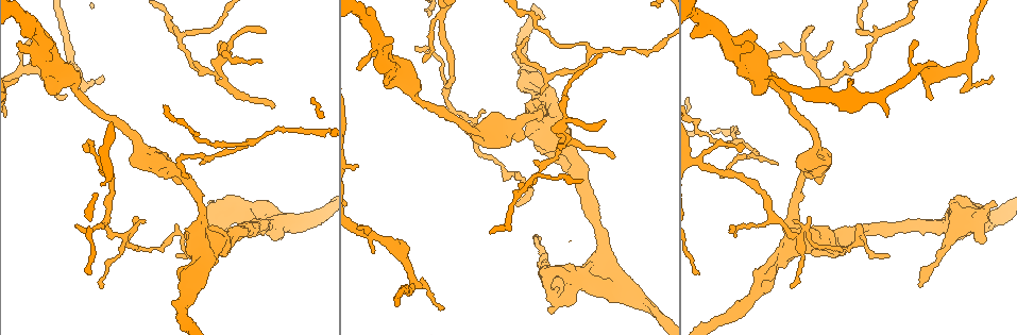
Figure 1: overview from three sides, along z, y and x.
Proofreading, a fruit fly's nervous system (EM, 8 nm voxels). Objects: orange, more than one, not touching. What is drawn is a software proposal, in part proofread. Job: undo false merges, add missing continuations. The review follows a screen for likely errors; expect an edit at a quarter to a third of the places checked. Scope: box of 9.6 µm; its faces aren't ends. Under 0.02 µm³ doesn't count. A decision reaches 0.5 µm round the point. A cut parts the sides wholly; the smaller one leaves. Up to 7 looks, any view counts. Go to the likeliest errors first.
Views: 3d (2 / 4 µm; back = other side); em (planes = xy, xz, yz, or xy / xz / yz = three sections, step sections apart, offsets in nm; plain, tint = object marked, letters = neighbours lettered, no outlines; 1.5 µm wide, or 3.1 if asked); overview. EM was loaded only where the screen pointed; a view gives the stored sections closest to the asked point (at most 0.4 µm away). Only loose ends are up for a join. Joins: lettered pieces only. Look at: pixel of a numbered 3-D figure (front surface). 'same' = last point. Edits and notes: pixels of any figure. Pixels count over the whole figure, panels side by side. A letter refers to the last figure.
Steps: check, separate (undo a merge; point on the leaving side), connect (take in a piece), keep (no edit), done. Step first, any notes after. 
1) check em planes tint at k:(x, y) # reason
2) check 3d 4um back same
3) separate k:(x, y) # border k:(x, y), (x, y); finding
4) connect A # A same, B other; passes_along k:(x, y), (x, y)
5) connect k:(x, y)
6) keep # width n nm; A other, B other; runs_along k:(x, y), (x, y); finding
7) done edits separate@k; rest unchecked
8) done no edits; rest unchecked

check em planes letters at 1:(744, 37) # touches itself

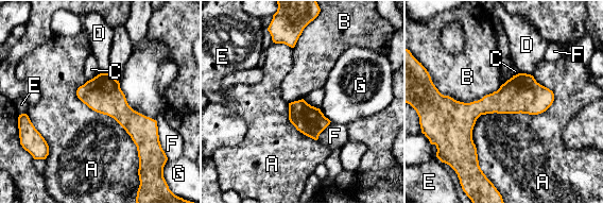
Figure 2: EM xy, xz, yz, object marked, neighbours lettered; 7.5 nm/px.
keep # width 160 nm; A other, B other, C other, D other, E other, F other, G other; border 2:(532, 74), (482, 172); one cell here

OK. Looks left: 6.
check 3d 4um at 1:(613, 156)

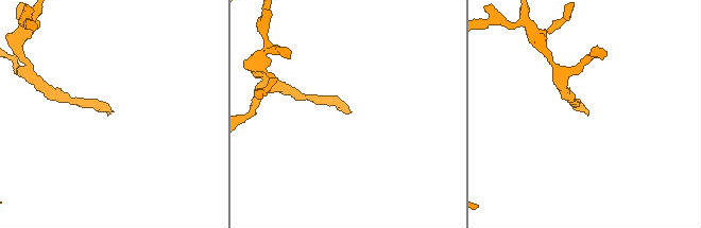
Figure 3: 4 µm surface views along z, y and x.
check em yz step 8 letters at 3:(107, 110) # now the EM

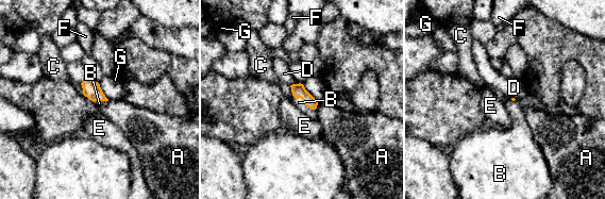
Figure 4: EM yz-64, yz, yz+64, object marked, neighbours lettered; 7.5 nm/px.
connect B # longest_contact B 220 nm; A other, B same, C other, D other, E other, F other, G other; it goes on there

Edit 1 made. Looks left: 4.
check overview # redraw

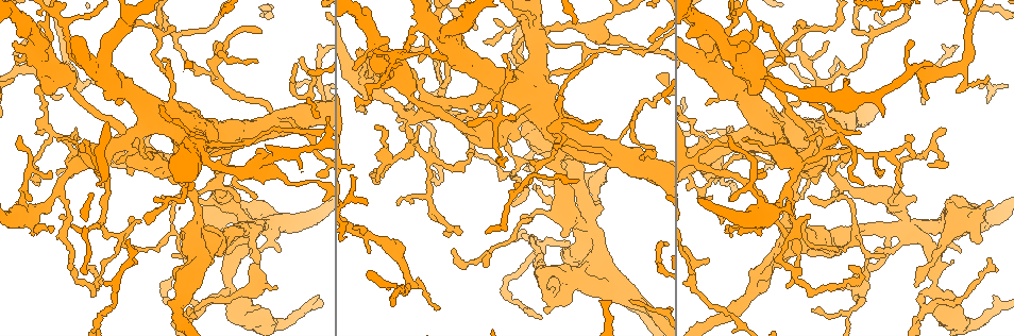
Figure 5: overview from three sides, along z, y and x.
check em planes tint at 5:(140, 219) # branch stops here

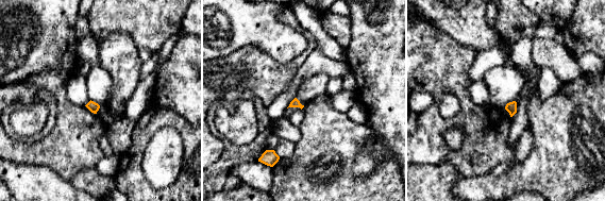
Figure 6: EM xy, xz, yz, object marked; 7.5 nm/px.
check em planes letters same # what lies round it

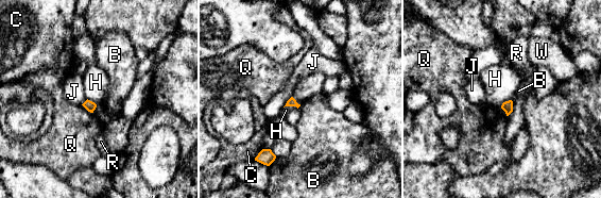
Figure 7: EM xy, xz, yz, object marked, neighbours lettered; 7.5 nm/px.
keep # B other, C other, H other, J other, Q other, R other, W other; border 7:(284, 106), (297, 108); no lettered piece goes on from it

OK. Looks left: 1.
done edits connect@4; rest unchecked

